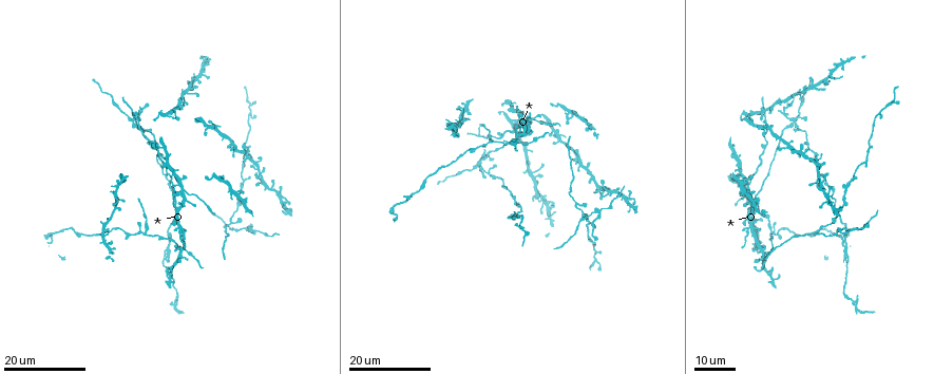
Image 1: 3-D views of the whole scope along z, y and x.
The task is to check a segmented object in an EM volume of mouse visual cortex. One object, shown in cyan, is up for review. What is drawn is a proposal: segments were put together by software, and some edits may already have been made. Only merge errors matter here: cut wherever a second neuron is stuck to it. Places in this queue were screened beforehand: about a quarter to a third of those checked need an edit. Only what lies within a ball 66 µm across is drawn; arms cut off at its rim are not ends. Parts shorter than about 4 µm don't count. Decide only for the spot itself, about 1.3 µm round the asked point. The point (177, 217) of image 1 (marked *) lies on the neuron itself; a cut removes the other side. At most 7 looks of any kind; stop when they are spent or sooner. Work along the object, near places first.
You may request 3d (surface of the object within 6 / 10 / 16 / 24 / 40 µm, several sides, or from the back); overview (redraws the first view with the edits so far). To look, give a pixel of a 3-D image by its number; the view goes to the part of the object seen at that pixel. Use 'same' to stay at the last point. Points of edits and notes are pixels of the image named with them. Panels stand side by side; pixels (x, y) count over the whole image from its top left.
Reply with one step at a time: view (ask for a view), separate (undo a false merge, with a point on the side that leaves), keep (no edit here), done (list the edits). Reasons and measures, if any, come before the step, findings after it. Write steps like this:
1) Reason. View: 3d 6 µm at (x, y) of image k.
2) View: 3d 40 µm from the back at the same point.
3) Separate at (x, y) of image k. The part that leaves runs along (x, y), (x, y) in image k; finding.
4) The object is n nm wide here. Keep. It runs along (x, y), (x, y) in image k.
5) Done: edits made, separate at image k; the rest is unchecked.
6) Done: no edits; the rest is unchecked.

Four arms meet. View: 3d 24 µm at (180, 228) of image 1.

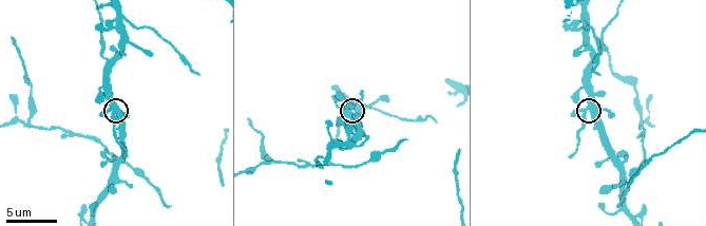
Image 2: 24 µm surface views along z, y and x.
View: 3d 10 µm at (113, 109) of image 2.

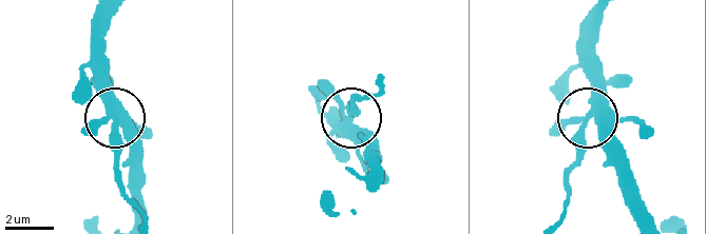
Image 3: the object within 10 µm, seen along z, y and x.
Keep. It runs along (596, 54), (596, 100), (585, 124), (583, 155), (568, 171) in image 3; one neuron here.

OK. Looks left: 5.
Three-way junction. View: 3d 24 µm at (231, 220) of image 1.

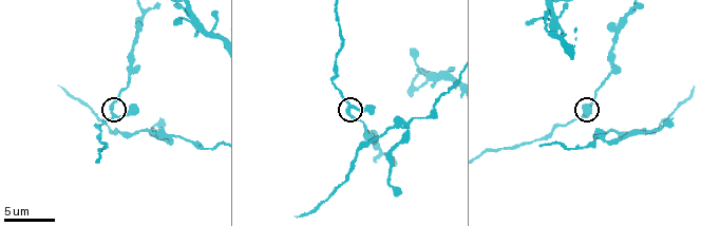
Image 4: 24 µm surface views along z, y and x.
View: 3d 10 µm at (114, 116) of image 4.

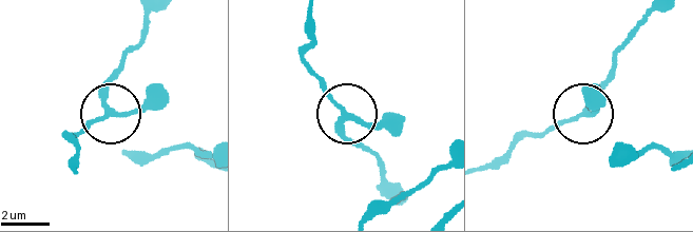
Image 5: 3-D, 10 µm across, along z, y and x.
Keep. It runs along (484, 168), (521, 139), (594, 108) in image 5; continuous, no second neuron.

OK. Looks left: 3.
Four-way junction. View: 3d 24 µm at (750, 183) of image 1.

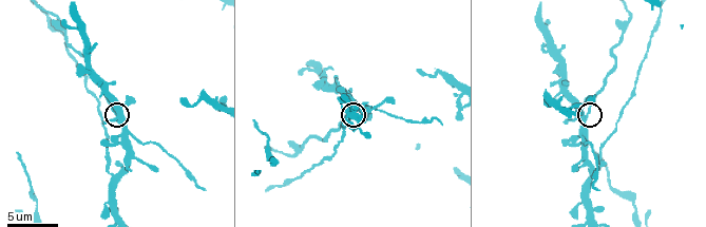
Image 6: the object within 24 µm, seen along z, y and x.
View: 3d 10 µm at (585, 114) of image 6.

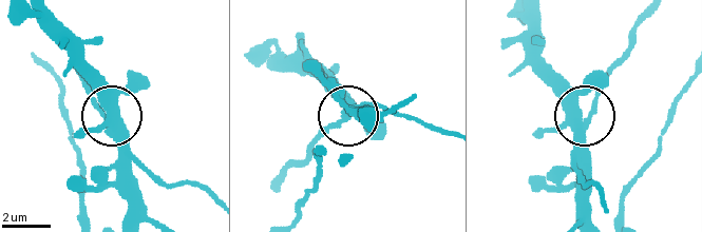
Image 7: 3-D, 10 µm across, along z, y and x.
4 arms meet here. Separate at (337, 121) of image 7. The part that leaves runs along (576, 136), (645, 17) in image 7; two neurons meet here.

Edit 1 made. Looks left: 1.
A fork. View: 3d 6 µm at (29, 118) of image 2.

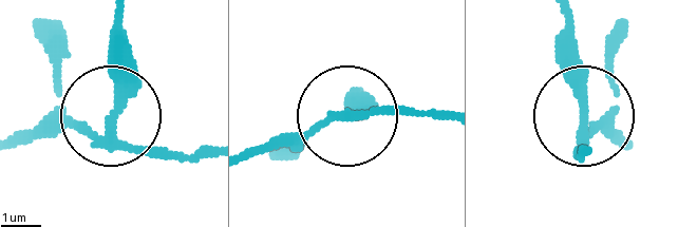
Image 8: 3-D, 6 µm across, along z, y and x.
Separate at (135, 81) of image 8. The part that leaves runs along (108, 136), (118, 18) in image 8; two neurons meet here.

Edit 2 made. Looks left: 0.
Done: edits made, separate at image 7, separate at image 8; the rest is unchecked.

